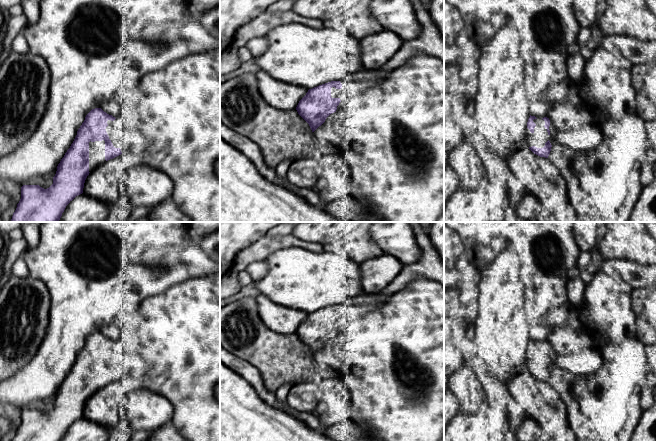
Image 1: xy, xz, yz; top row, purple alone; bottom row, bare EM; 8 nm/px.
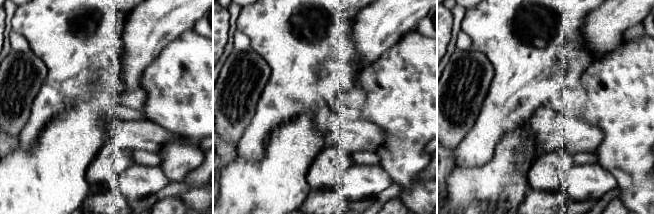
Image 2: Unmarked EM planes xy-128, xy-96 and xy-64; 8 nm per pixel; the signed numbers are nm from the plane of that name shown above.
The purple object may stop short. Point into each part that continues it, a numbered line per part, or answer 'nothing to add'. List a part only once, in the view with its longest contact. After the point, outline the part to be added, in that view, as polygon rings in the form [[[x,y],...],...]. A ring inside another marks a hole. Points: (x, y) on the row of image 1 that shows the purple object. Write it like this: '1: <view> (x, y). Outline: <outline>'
1: xy (96, 149). Outline: [[[105,141],[89,142],[89,172],[104,163],[105,160]]]

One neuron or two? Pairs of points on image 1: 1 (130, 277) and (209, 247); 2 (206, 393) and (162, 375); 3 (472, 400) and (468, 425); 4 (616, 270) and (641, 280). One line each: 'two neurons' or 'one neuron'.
1: two neurons
2: one neuron
3: two neurons
4: one neuron

